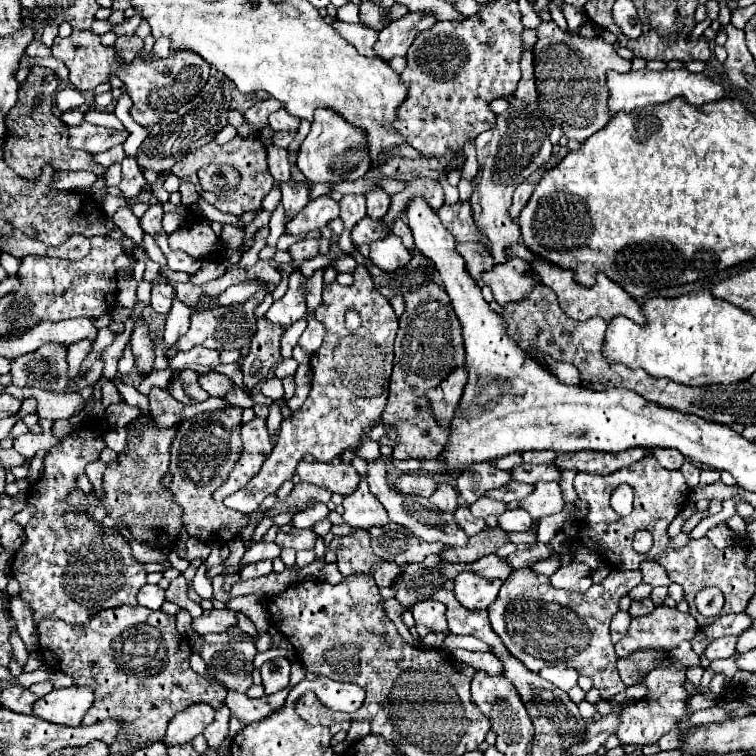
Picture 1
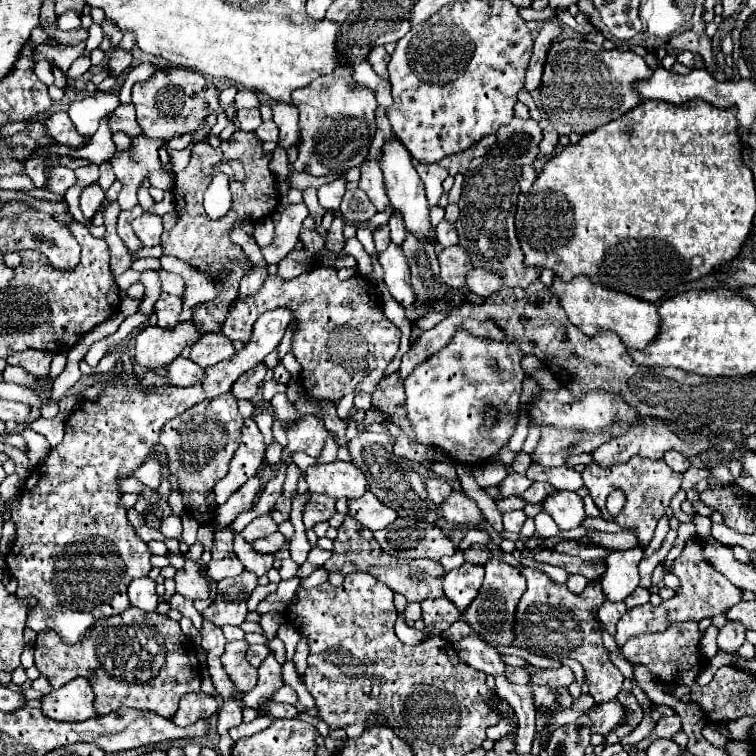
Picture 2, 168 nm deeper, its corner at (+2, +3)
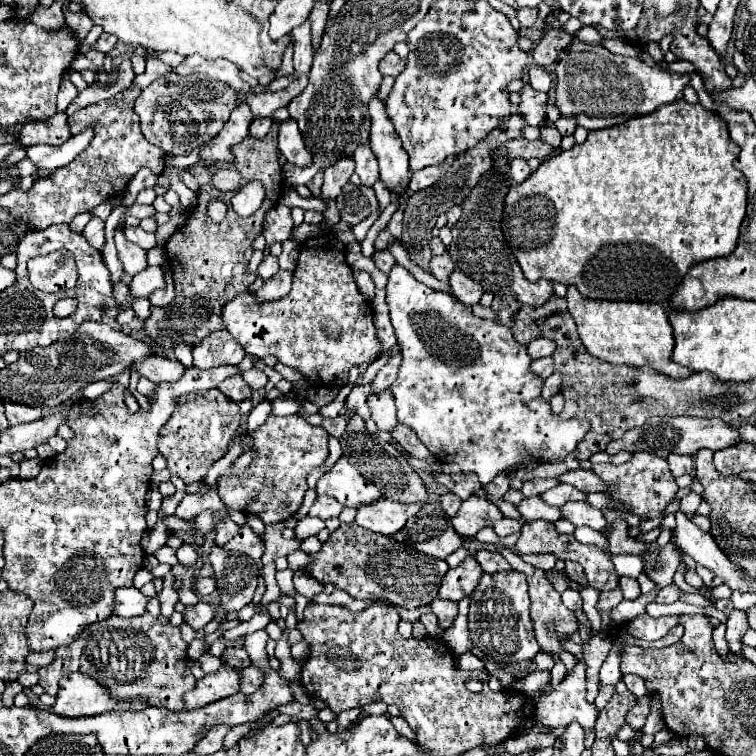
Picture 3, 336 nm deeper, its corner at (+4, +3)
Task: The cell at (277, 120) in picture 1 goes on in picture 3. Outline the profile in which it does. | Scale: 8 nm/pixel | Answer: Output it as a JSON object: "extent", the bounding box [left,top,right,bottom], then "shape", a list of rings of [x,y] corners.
{"extent":[279,118,311,166],"shape":[[[293,118],[279,122],[279,152],[293,164],[299,166],[311,164],[311,154],[305,150],[303,136],[299,132],[297,120]]]}

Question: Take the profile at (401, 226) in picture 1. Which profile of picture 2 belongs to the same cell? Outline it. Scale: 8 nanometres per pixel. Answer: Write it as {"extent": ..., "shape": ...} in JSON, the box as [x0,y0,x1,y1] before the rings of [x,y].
{"extent":[389,214,405,246],"shape":[[[393,214],[389,220],[389,230],[391,230],[391,242],[395,242],[397,246],[401,246],[403,238],[405,238],[405,224],[401,220],[401,214]]]}

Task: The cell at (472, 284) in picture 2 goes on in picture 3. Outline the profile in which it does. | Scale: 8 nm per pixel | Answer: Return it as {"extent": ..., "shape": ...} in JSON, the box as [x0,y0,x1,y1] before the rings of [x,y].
{"extent":[449,270,483,306],"shape":[[[455,270],[451,274],[449,286],[451,286],[451,294],[459,302],[463,302],[465,306],[471,306],[471,304],[479,302],[479,298],[483,296],[483,286],[477,284],[475,280],[471,280],[469,276],[465,276],[461,270]]]}

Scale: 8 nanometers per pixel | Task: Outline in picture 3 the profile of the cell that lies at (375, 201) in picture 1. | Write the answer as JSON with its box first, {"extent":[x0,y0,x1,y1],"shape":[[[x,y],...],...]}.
{"extent":[353,144,379,188],"shape":[[[369,144],[359,146],[359,148],[355,150],[353,158],[355,158],[355,172],[359,174],[361,184],[371,188],[371,186],[379,180],[379,166],[375,164],[375,154],[371,152]]]}

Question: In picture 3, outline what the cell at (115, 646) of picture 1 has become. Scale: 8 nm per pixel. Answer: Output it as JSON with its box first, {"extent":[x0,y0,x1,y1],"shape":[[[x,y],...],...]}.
{"extent":[37,614,195,712],"shape":[[[141,614],[135,618],[109,616],[97,624],[89,624],[79,638],[55,650],[51,664],[37,668],[39,684],[47,694],[57,694],[57,682],[73,672],[83,672],[105,686],[115,700],[145,700],[147,706],[167,708],[171,712],[183,710],[183,694],[195,688],[195,676],[189,670],[187,644],[177,626],[165,616],[153,618]]]}

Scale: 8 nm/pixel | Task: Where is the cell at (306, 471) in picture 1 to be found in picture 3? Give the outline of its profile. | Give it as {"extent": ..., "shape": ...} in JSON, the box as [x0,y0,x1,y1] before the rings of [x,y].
{"extent":[317,456,381,508],"shape":[[[341,456],[337,460],[337,464],[333,466],[331,472],[327,472],[325,476],[319,478],[317,482],[317,494],[325,494],[325,496],[333,496],[335,500],[339,500],[343,506],[351,506],[351,508],[359,508],[363,504],[371,504],[375,500],[381,498],[381,492],[377,490],[377,486],[373,486],[371,482],[367,482],[349,462],[345,456]]]}

